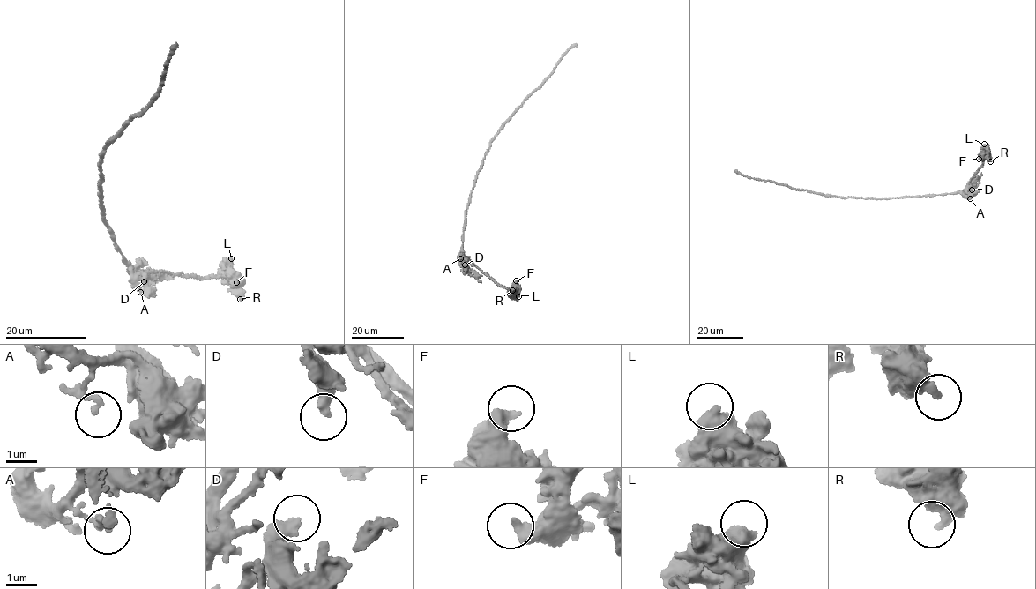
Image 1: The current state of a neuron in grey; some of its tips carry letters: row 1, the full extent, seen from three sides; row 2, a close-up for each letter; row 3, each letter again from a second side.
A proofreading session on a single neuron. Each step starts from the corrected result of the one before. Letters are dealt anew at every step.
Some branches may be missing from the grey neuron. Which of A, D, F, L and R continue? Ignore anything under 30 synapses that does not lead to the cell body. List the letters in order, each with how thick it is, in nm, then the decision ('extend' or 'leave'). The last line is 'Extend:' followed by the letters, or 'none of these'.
A: calibre 140 nm; leave
D: calibre 440 nm; extend
F: calibre 480 nm; leave
L: calibre 700 nm; leave
R: calibre 280 nm; leave
Extend: D

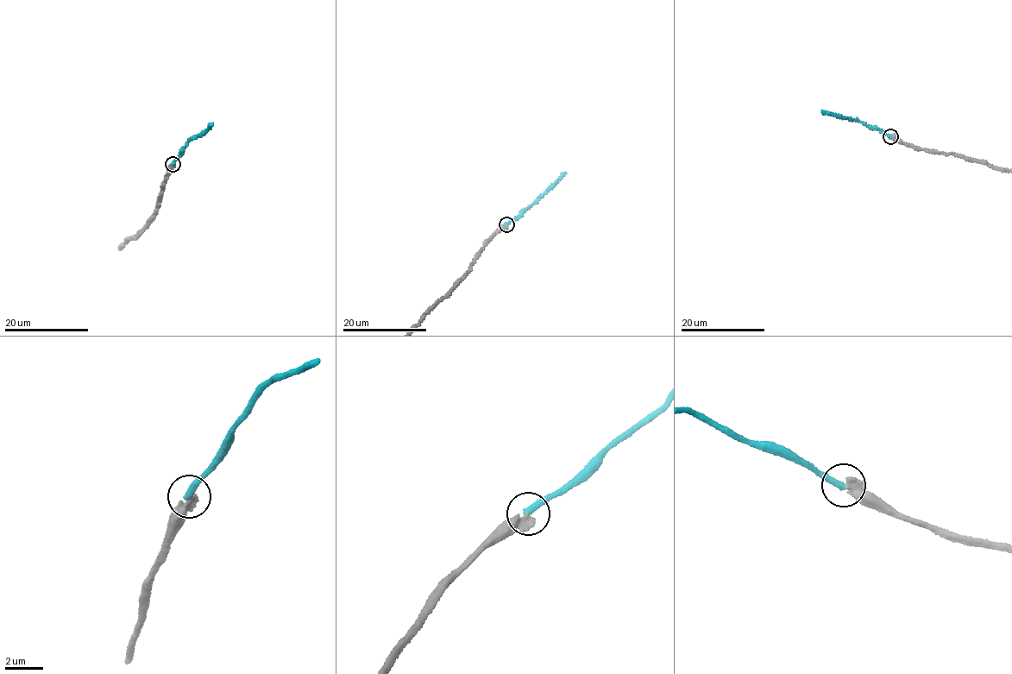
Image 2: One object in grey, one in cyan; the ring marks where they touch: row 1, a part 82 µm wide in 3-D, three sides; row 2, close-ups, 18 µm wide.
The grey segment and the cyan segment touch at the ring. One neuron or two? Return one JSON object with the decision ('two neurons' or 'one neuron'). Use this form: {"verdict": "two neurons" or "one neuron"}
{"verdict": "one neuron"}

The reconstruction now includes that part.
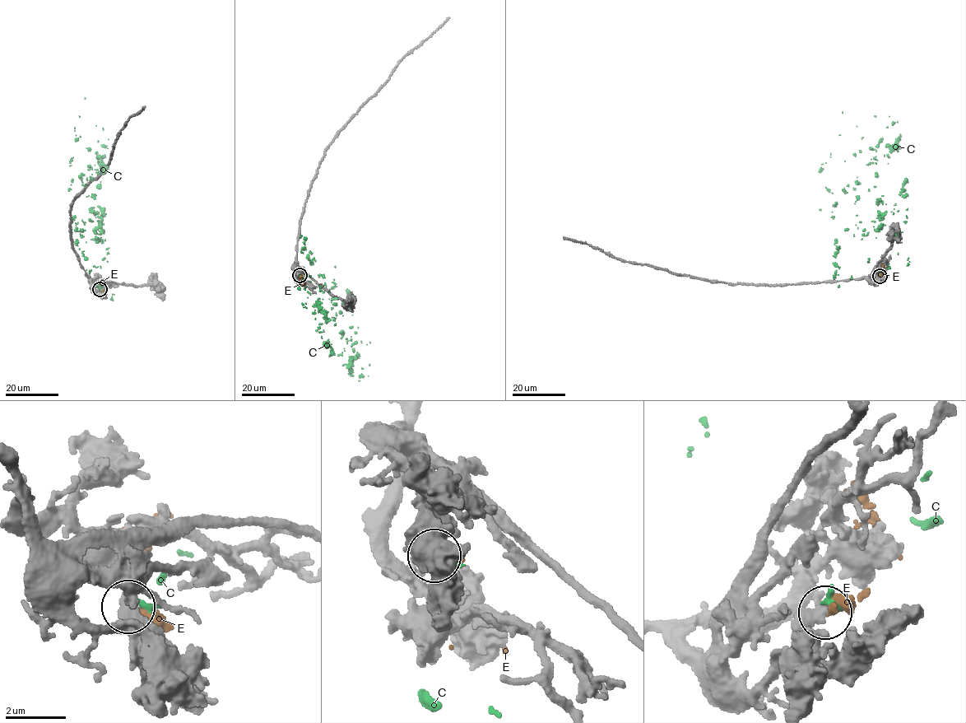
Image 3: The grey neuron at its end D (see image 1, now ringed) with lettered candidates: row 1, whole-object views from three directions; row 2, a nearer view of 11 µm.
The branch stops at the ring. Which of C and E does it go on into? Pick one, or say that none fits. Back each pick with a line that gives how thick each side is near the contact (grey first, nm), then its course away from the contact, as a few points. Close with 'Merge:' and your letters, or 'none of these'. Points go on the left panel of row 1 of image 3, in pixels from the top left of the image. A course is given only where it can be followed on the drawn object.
Merge: none of these

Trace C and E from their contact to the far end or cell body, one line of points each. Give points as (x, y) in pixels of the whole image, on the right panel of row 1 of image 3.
C: (879, 275), (838, 275), (833, 255), (883, 224), (875, 149), (900, 135), (875, 116)
E: (880, 275), (882, 274), (882, 263)

